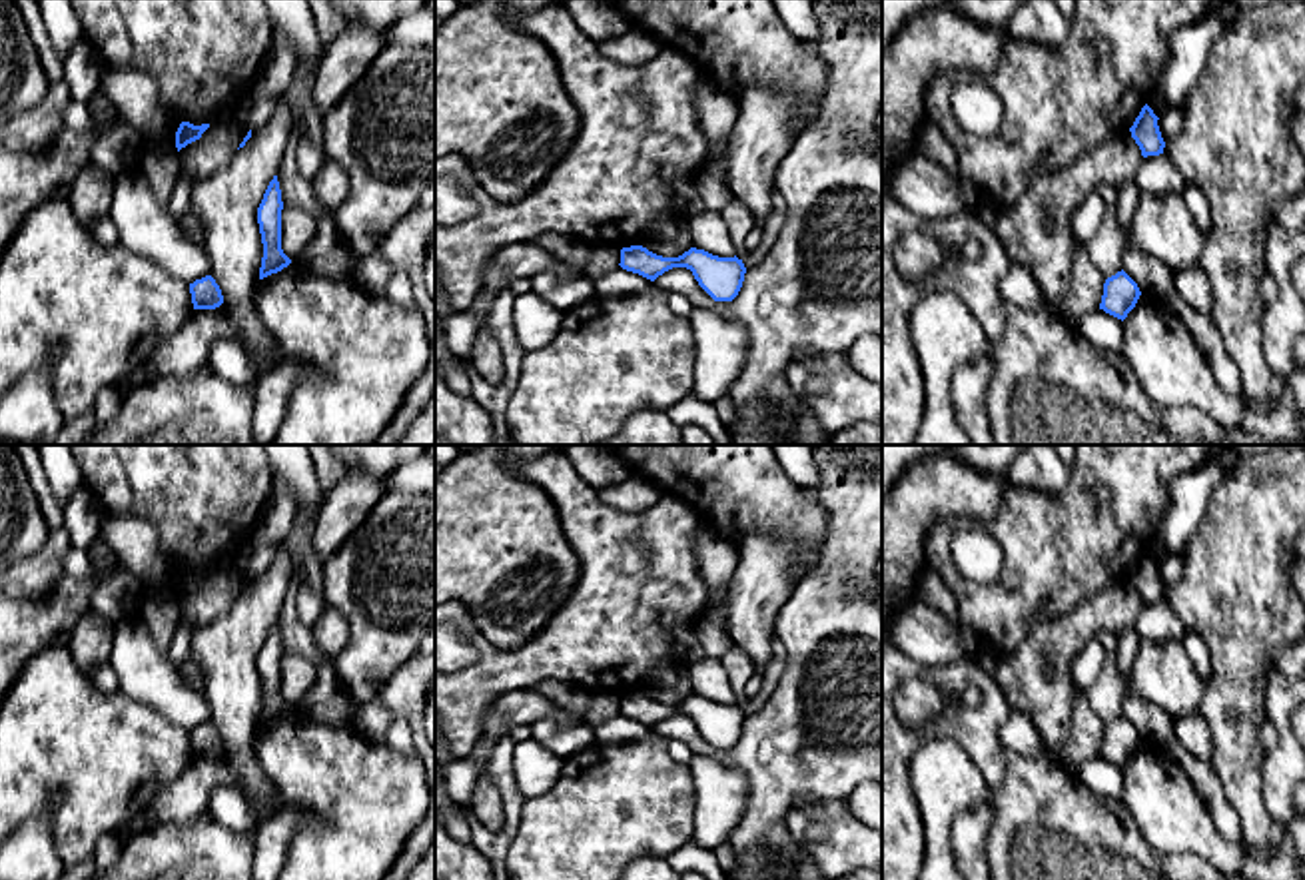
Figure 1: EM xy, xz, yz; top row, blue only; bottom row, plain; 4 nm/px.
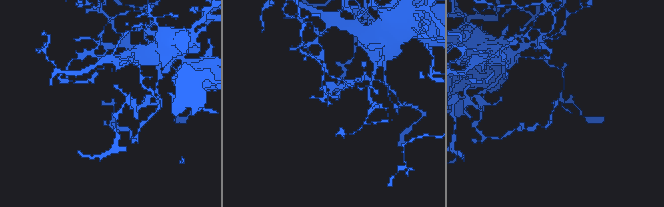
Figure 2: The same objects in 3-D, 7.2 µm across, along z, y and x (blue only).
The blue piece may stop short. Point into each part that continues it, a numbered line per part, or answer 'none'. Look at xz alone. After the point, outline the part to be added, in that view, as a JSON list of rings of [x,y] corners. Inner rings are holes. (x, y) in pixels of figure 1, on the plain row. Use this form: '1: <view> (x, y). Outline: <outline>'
none

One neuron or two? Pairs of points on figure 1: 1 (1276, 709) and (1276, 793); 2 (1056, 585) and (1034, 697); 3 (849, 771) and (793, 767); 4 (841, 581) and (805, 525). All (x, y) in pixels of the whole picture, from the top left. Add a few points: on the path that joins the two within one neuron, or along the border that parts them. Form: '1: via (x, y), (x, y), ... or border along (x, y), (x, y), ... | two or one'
1: via (1284, 729), (1282, 773) | one
2: border along (1094, 595), (1062, 613), (1044, 613), (1018, 647) | two
3: via (835, 767), (807, 767) | one
4: border along (821, 503), (827, 537), (819, 563), (799, 581) | two

